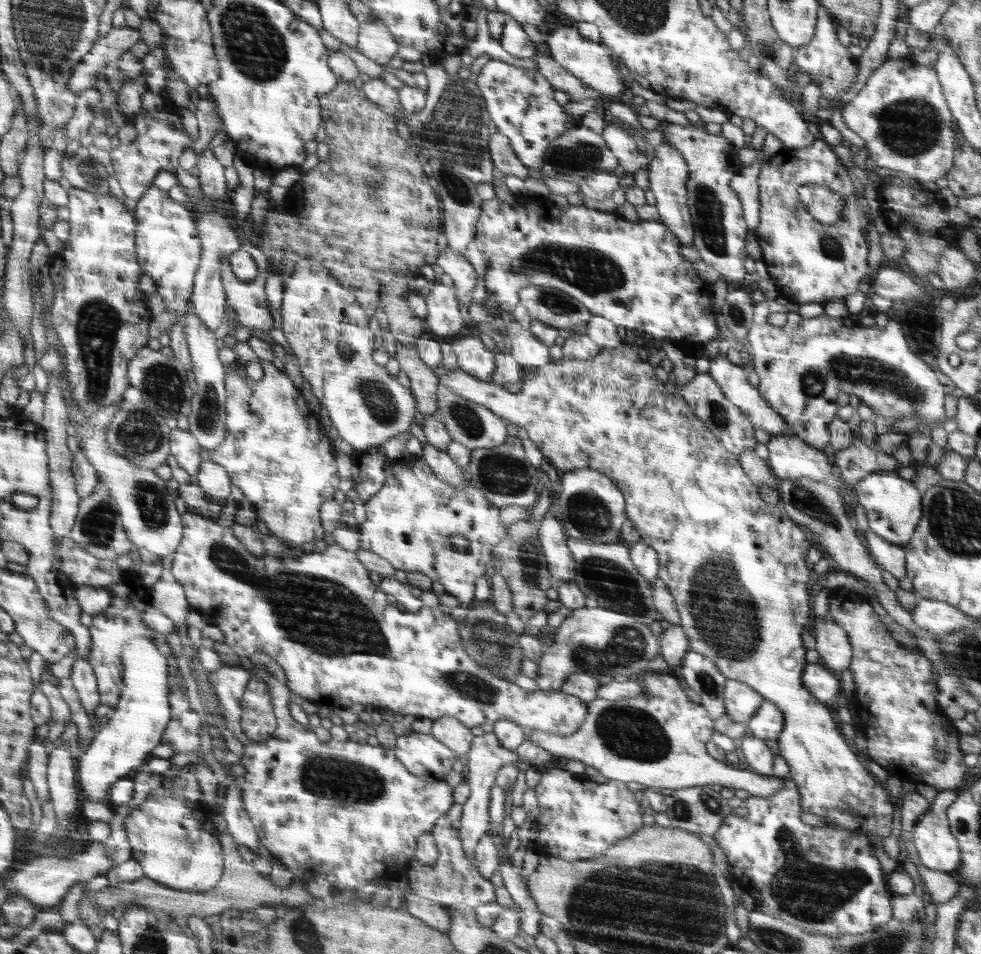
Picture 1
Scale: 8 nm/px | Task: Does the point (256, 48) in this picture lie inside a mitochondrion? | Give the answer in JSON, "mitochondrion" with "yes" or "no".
{"mitochondrion":"yes"}

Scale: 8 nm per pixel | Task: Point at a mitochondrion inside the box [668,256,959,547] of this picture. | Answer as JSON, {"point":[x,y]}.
{"point":[877,373]}

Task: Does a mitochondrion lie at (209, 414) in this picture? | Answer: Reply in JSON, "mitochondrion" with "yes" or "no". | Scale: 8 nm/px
{"mitochondrion":"yes"}

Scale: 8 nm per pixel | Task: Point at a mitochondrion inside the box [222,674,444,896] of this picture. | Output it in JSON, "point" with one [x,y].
{"point":[348,783]}

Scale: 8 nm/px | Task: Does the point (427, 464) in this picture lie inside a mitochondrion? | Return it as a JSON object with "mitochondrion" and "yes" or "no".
{"mitochondrion":"no"}

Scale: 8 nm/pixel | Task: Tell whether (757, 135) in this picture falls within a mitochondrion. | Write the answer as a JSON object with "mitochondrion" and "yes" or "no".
{"mitochondrion":"no"}

